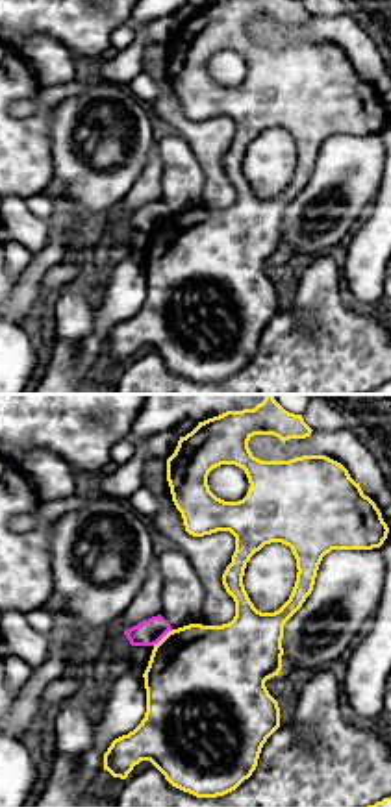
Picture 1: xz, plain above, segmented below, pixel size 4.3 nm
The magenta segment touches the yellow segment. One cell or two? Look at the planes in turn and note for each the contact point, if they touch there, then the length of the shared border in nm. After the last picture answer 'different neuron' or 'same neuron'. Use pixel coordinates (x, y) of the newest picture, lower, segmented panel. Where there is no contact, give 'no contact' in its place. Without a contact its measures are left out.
contact (162, 637); length 120 nm

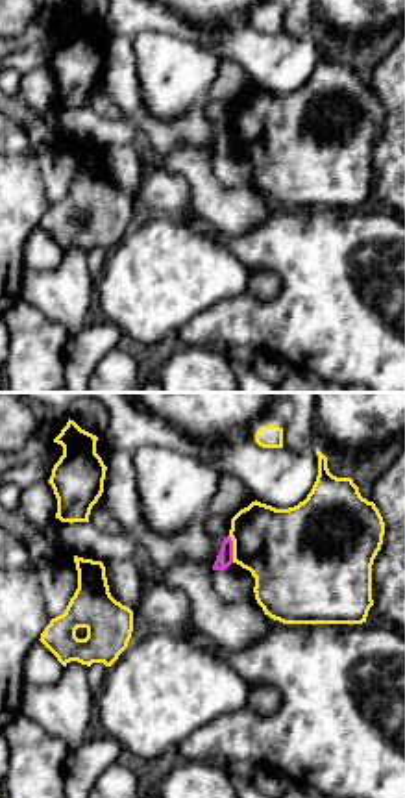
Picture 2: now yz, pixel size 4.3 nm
contact (232, 548); length 120 nm

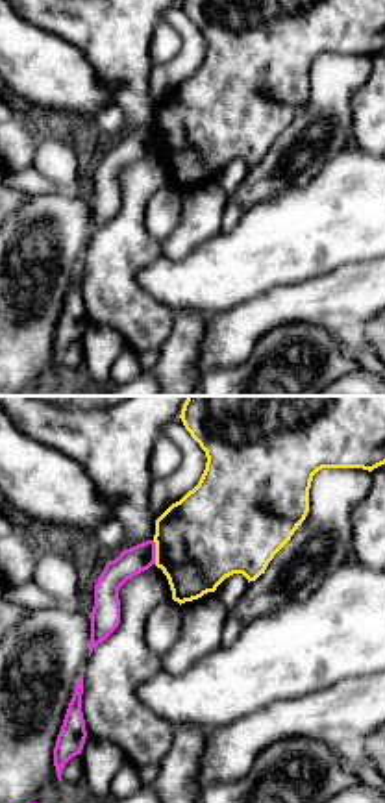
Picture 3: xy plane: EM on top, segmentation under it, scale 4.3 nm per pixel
contact (154, 552); length 110 nm

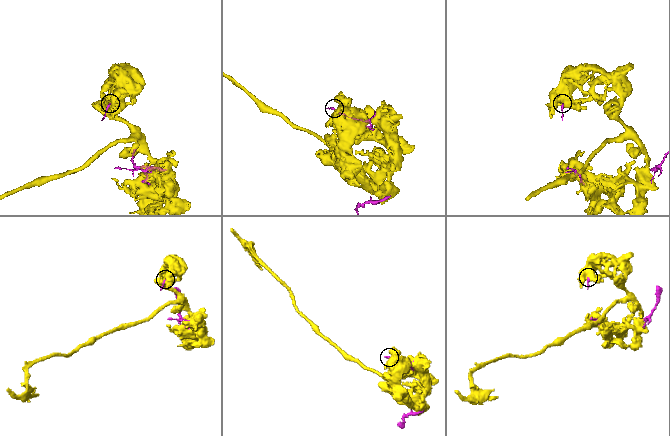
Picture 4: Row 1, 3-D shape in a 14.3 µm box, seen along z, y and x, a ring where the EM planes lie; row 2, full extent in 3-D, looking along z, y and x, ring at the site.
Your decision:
same neuron

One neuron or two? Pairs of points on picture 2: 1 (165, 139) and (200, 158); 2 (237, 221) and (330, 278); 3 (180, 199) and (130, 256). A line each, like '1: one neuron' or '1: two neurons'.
1: two neurons
2: two neurons
3: two neurons

